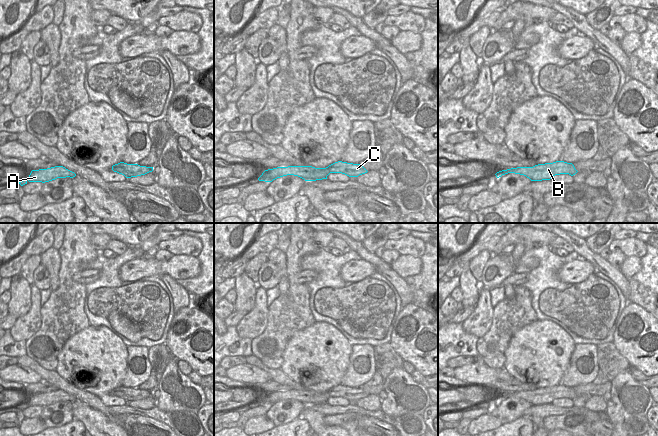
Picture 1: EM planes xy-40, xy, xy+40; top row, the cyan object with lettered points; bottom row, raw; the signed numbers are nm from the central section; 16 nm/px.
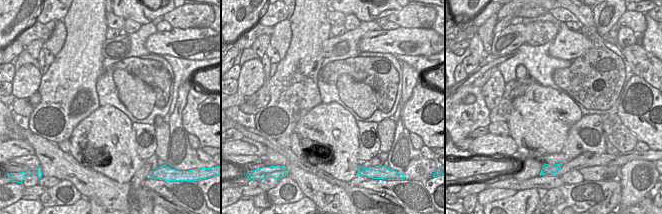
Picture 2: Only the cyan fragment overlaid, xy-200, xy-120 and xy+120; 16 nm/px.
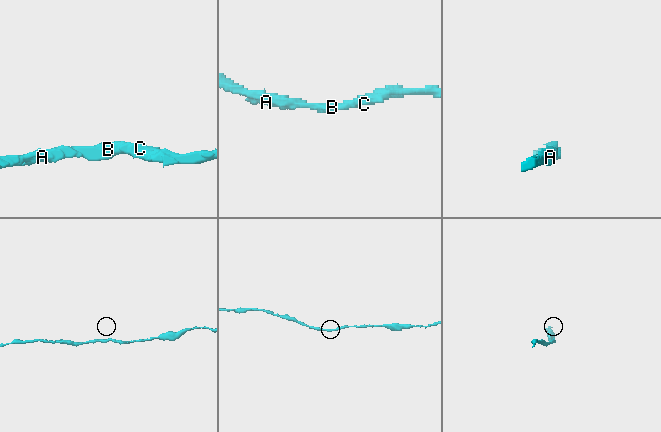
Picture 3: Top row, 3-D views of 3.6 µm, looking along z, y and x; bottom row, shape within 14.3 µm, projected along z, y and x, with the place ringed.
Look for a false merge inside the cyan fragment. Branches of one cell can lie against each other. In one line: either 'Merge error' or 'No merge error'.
No merge error.

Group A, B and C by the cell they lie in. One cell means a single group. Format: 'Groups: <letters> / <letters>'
Groups: A B C.

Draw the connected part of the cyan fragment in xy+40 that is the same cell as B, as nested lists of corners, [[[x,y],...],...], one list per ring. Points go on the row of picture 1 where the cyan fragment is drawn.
[[[556,161],[553,163],[538,164],[533,167],[517,167],[497,172],[497,178],[508,173],[524,175],[531,181],[550,180],[555,175],[569,174],[575,175],[578,171],[572,163]]]

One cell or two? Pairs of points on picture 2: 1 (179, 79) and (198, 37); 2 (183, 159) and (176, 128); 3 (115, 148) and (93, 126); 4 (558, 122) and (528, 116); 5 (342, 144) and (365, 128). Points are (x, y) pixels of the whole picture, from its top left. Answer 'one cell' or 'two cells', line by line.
1: two cells
2: one cell
3: one cell
4: one cell
5: two cells

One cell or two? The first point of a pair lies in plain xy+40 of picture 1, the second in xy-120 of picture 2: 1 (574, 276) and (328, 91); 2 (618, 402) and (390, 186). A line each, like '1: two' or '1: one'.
1: two
2: two

